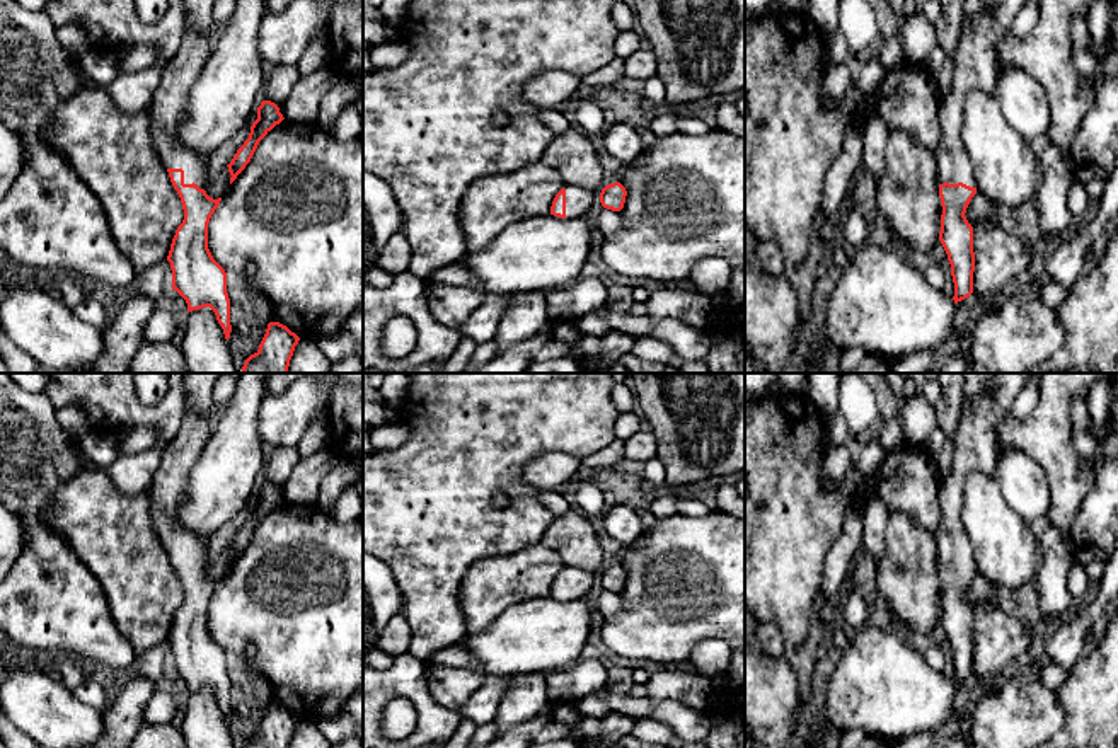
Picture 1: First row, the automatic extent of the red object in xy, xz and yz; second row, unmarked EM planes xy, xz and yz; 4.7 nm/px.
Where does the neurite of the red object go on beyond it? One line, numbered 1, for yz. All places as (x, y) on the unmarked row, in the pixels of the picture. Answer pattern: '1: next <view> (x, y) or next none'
1: next yz (975, 443)

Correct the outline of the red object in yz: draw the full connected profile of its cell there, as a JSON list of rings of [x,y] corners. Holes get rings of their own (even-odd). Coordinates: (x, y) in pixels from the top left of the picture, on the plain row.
[[[995,373],[987,390],[971,400],[961,414],[951,467],[939,492],[941,516],[936,530],[942,588],[939,622],[951,646],[954,685],[973,675],[975,653],[973,608],[965,598],[971,579],[977,576],[970,542],[961,523],[965,480],[971,472],[983,472],[994,479],[997,428],[1011,412],[1028,378],[1029,373]]]

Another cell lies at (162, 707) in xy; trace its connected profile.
[[[155,690],[150,697],[145,712],[143,724],[179,724],[182,716],[184,697]]]

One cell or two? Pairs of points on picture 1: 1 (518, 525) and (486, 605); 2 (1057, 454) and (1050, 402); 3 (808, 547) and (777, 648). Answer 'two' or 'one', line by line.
1: two
2: one
3: two

